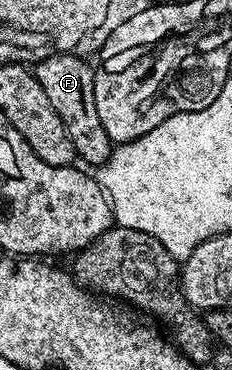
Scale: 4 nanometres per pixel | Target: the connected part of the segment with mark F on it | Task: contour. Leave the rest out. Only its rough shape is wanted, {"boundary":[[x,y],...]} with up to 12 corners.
{"boundary":[[49,55],[33,72],[77,158],[101,165],[112,144],[96,113],[94,67]]}

